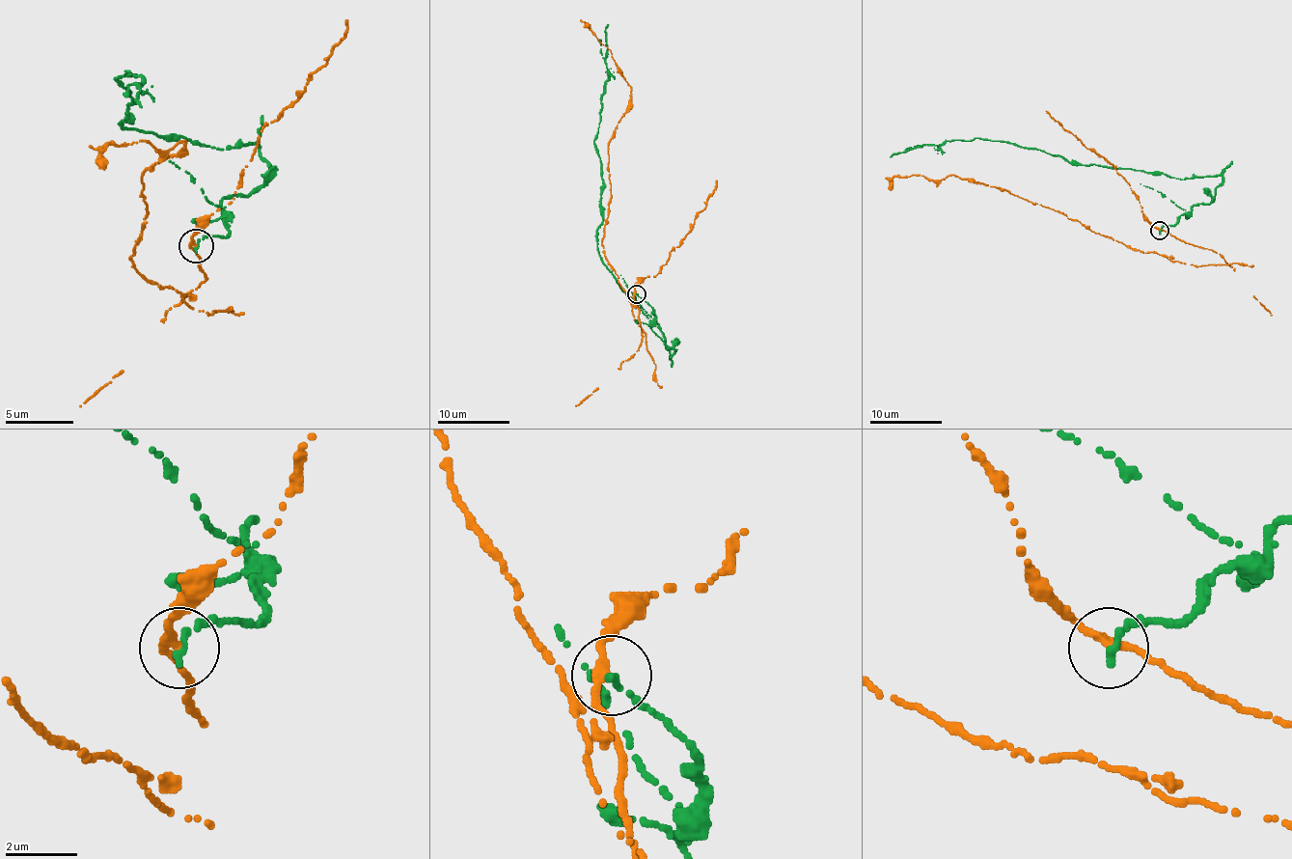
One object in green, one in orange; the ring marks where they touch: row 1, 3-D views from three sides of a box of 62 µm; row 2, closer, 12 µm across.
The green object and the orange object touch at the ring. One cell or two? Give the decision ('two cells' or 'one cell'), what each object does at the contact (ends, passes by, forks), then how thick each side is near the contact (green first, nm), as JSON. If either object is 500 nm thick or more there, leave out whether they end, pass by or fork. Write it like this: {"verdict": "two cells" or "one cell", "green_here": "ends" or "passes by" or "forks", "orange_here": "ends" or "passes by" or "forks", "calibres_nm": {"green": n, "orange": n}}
{"verdict": "two cells", "green_here": "ends", "orange_here": "passes by", "calibres_nm": {"green": 240, "orange": 240}}

